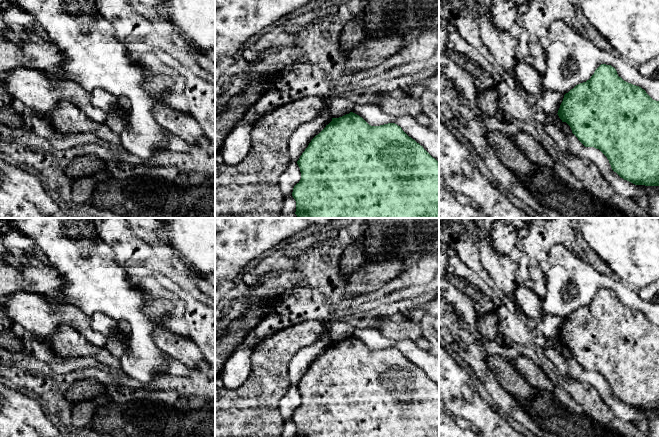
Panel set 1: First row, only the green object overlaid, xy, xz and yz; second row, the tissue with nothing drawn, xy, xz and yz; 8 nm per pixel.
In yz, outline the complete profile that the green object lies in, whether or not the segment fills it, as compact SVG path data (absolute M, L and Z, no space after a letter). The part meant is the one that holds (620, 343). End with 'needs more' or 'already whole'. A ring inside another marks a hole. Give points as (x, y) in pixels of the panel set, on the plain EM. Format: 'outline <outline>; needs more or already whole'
outline M601 288L589 304L564 319L557 338L585 371L599 373L621 402L635 409L659 410L659 325L624 305L614 291Z; already whole

